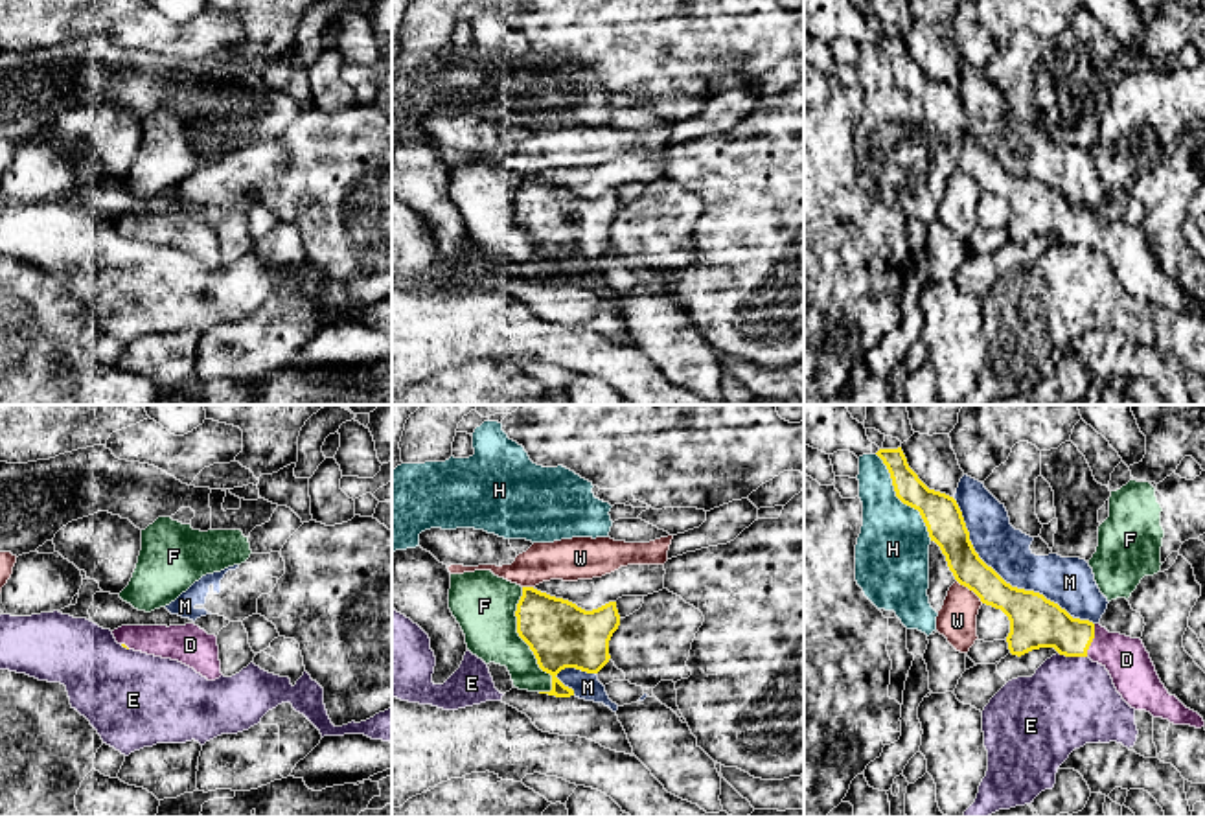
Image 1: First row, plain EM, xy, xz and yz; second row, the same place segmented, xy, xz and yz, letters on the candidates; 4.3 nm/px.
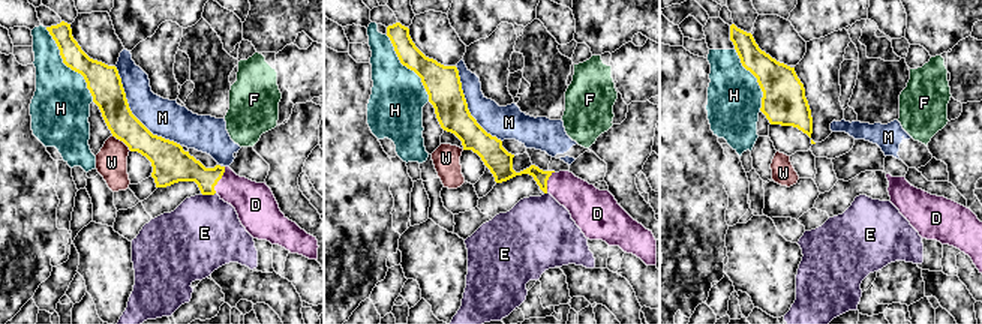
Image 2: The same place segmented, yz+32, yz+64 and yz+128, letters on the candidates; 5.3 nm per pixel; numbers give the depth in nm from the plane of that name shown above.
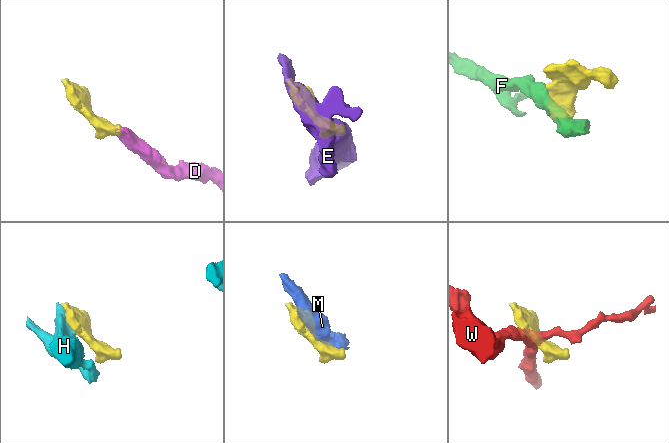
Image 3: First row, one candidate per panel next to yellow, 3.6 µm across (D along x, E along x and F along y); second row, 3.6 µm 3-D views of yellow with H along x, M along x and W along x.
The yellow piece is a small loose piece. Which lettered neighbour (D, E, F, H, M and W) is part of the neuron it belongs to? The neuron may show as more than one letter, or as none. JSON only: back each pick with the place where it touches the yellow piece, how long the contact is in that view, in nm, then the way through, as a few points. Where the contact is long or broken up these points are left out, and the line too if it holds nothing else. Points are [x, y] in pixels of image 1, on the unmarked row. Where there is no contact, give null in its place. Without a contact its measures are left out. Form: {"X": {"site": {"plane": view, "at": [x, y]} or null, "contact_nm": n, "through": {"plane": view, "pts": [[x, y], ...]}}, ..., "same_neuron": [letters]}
{"D": {"site": {"plane": "yz", "at": [1091, 229]}, "contact_nm": 150, "through": {"plane": "yz", "pts": [[1038, 210], [1069, 225], [1091, 229], [1126, 247]]}}, "same_neuron": ["D"]}

